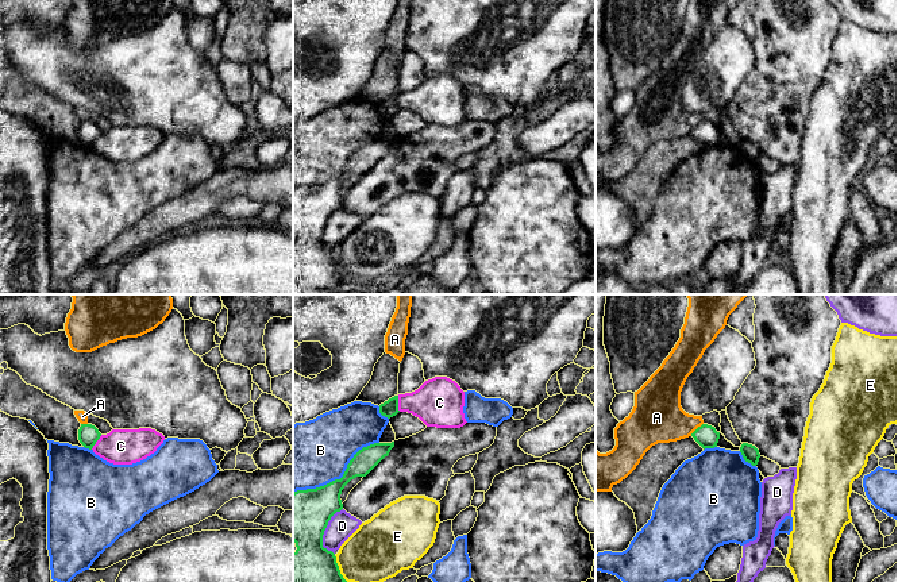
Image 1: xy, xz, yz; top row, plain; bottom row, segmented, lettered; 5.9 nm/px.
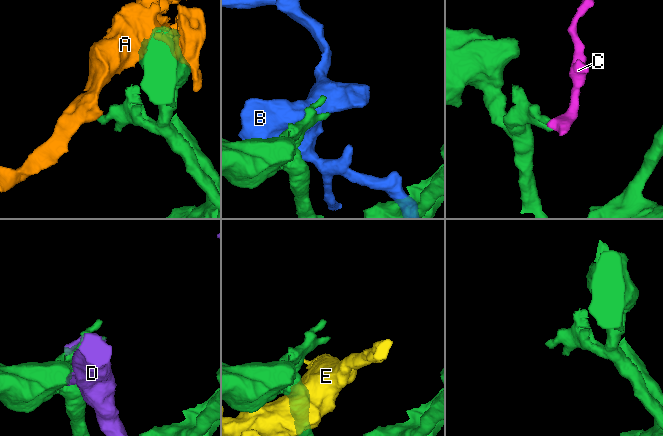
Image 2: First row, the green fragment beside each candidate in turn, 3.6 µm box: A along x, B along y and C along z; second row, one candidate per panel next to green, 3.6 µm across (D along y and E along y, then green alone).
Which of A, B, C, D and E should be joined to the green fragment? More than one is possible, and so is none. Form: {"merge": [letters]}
{"merge": []}

